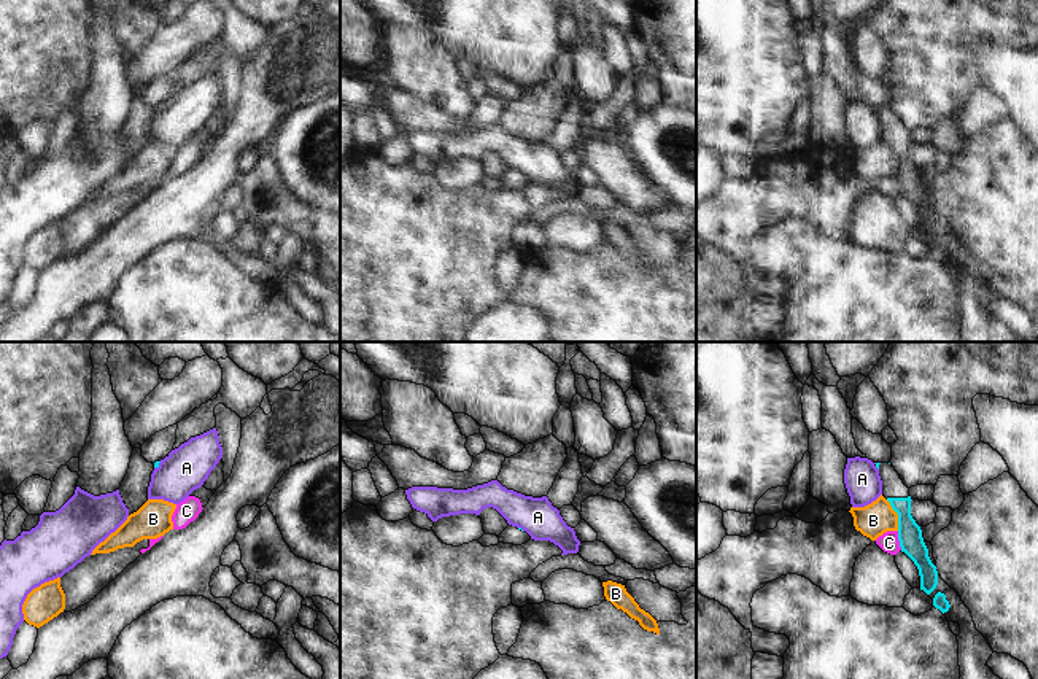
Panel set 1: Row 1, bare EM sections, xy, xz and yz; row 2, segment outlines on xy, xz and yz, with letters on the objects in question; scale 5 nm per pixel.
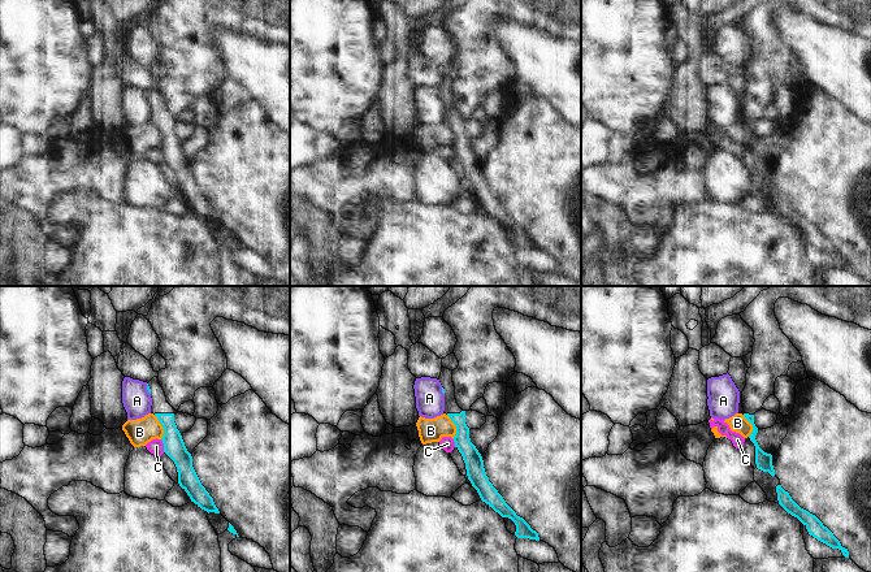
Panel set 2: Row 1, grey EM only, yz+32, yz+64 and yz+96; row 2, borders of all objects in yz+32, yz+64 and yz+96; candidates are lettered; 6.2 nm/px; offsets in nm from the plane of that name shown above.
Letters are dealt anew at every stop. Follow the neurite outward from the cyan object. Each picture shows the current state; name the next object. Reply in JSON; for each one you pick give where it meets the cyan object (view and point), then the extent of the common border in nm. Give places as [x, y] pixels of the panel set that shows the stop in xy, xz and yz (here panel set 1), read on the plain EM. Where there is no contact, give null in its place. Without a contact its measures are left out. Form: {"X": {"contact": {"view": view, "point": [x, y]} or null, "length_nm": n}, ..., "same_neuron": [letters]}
{"same_neuron": []}

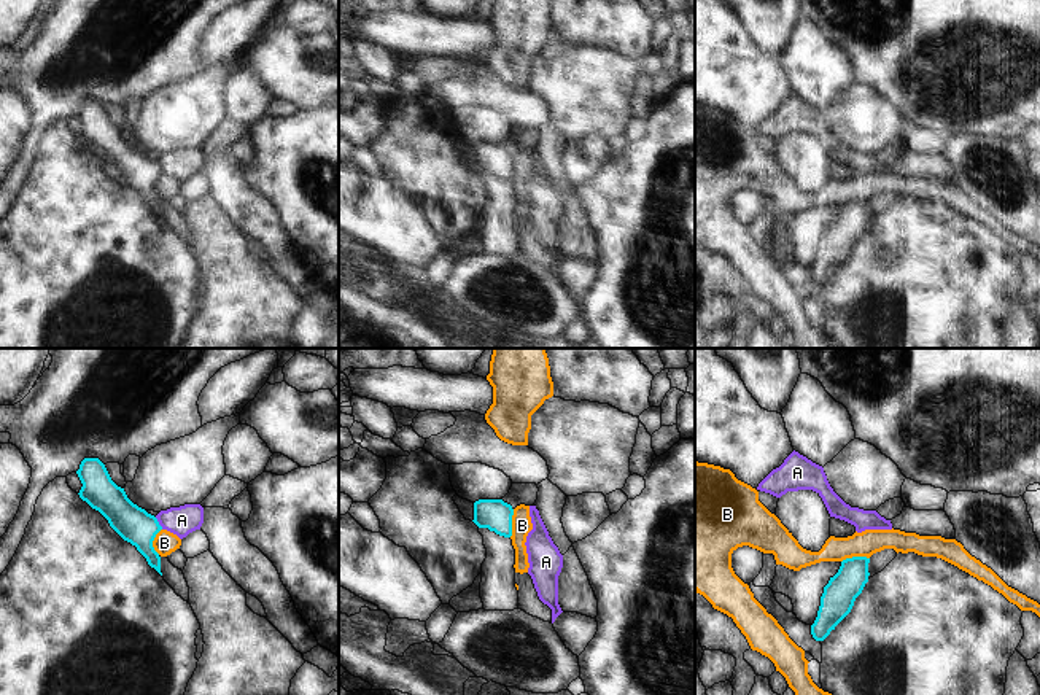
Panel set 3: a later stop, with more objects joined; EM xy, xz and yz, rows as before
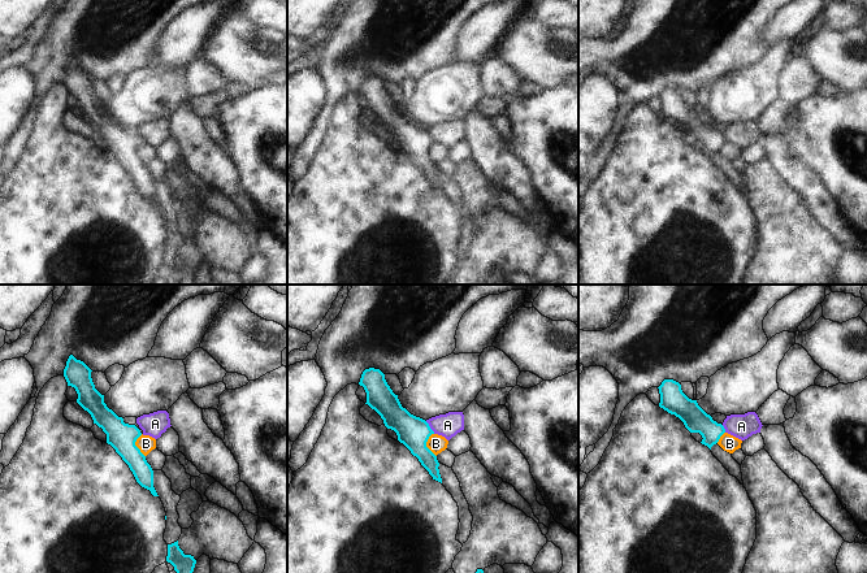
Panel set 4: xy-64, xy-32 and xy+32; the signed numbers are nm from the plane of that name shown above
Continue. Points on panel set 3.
{"same_neuron": []}

